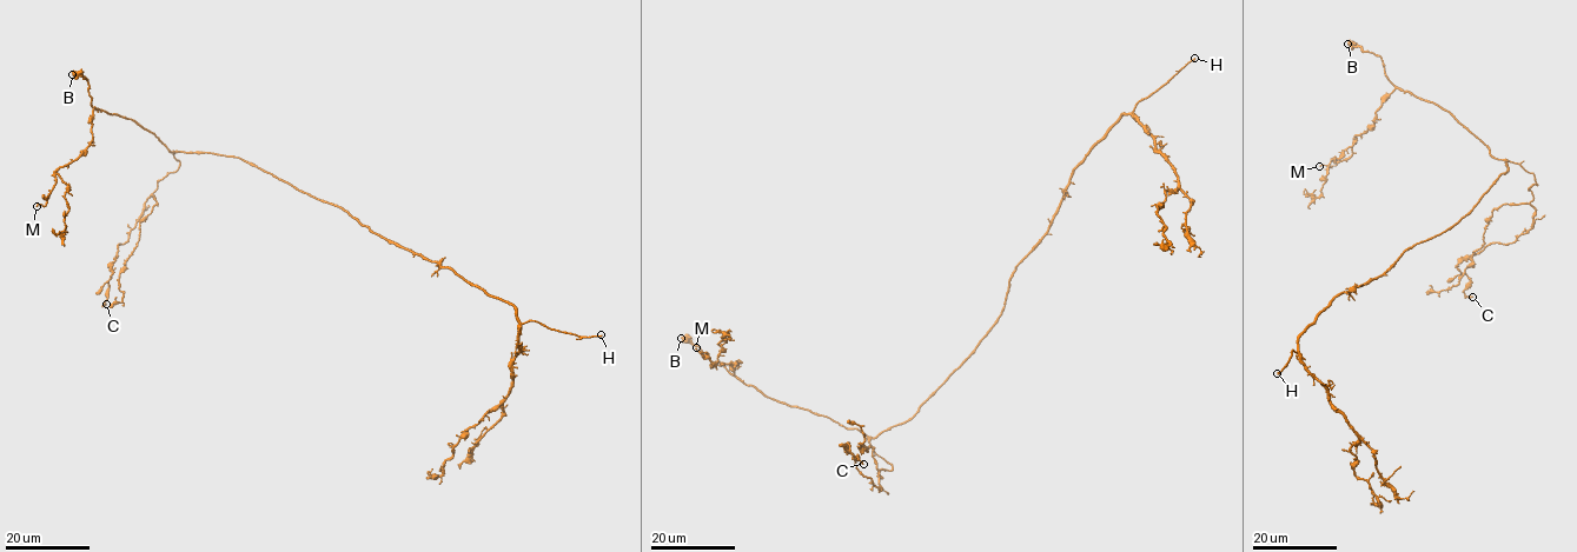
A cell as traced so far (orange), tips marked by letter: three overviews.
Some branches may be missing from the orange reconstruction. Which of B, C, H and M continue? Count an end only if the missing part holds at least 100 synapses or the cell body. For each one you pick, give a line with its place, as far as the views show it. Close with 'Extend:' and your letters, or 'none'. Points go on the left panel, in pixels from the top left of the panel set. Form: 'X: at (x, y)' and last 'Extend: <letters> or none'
H: at (601, 334)
Extend: H

